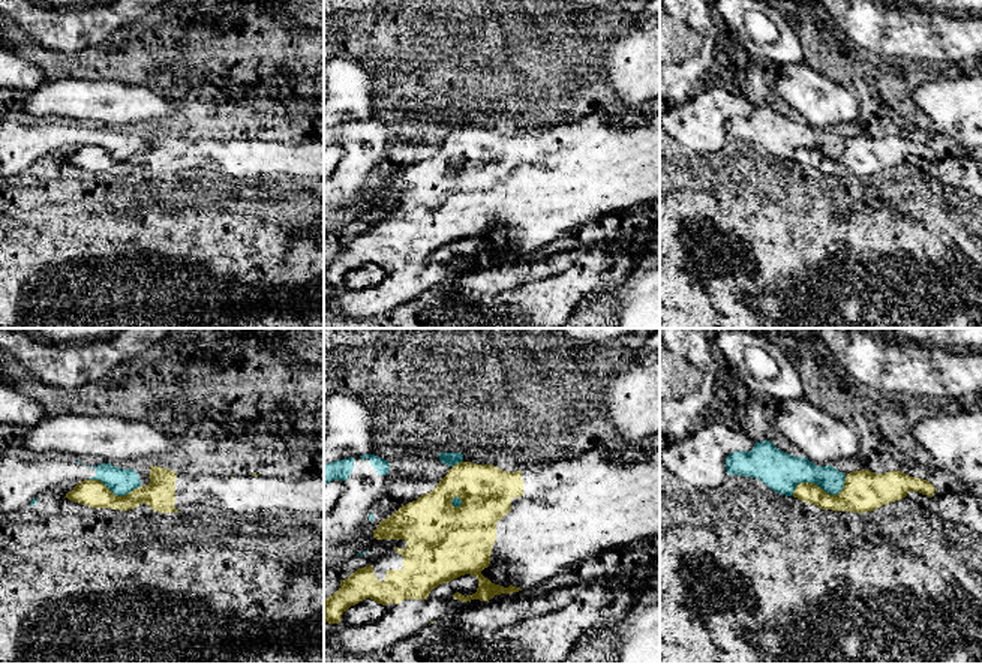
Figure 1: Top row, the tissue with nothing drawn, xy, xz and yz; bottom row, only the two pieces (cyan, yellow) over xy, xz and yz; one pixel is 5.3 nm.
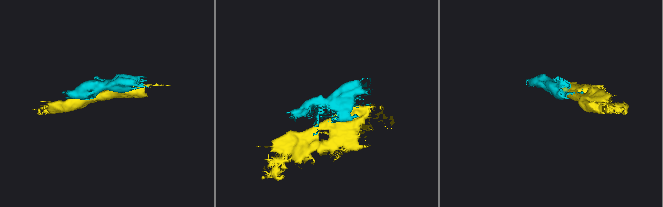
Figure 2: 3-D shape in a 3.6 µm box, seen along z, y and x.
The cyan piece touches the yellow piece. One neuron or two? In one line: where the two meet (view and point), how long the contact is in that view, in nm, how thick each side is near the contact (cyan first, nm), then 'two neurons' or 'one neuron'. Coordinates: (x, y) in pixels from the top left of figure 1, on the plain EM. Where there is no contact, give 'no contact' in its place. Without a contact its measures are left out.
meets cyan in yz at (820, 152); contact 320 nm long; 200 nm thick on the cyan side, 220 nm on the other; two neurons

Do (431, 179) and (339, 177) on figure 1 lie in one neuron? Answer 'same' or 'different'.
different

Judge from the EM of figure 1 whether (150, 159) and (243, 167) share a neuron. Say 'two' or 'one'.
one

